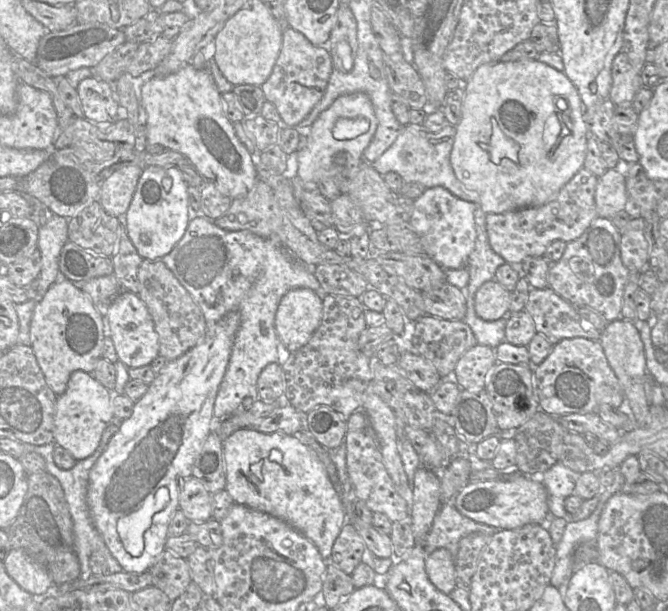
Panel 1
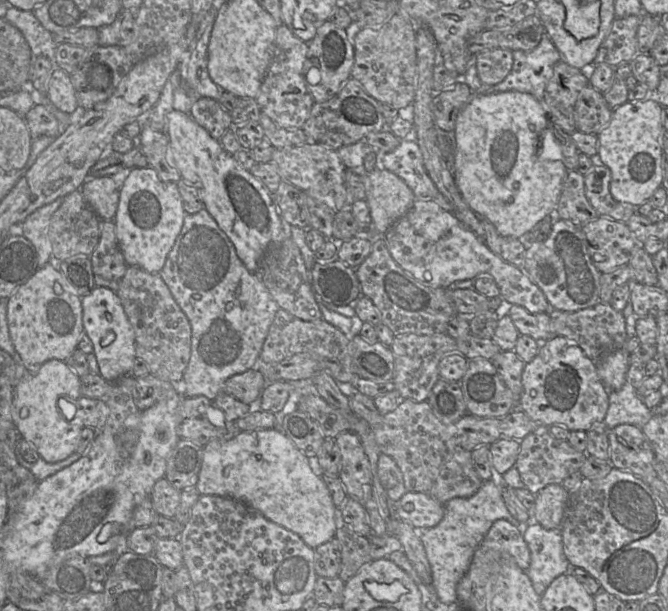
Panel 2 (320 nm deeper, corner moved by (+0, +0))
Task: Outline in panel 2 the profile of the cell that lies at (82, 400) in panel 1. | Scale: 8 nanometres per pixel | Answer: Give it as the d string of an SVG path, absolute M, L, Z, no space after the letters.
M50 359L40 366L36 374L26 372L13 398L12 422L19 436L32 443L40 457L48 463L62 461L75 453L84 427L79 418L71 421L65 418L57 404L60 397L81 397L80 377L65 361Z

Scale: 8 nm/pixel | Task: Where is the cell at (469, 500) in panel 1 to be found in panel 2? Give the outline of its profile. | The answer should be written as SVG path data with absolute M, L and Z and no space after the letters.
M407 492L394 505L397 517L415 529L436 526L444 516L444 504L428 493Z

